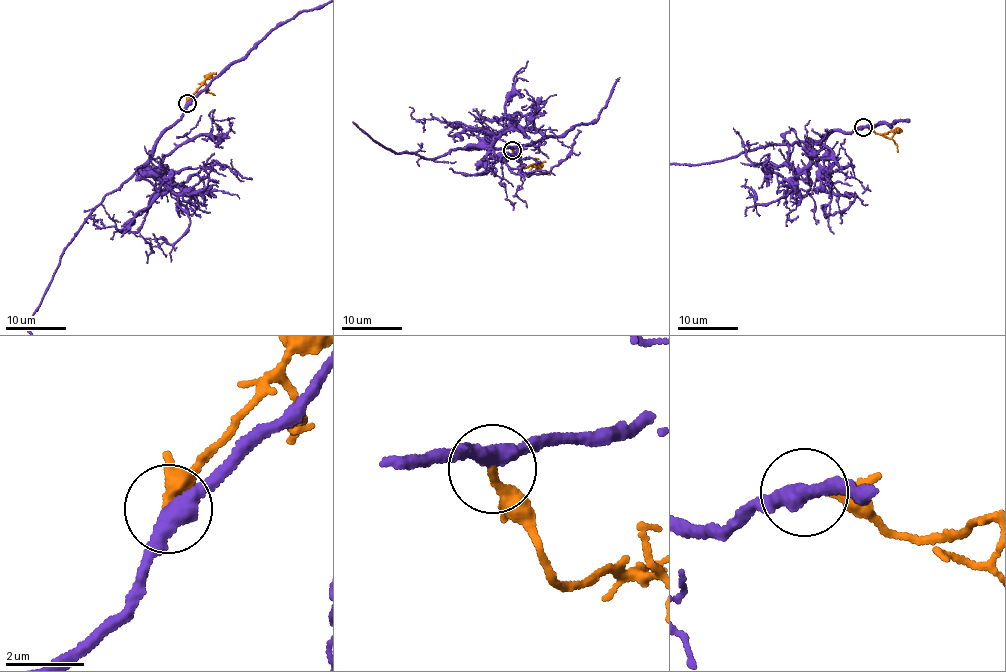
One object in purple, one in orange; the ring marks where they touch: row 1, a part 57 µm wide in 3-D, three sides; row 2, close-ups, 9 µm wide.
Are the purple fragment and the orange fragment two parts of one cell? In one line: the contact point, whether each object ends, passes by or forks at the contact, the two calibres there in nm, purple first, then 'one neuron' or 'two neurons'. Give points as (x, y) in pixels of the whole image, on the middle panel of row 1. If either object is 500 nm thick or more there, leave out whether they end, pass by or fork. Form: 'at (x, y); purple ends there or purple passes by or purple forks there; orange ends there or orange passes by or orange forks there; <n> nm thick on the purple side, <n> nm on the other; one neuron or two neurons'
at (512, 150); purple passes by; orange ends there; 400 nm thick on the purple side, 220 nm on the other; two neurons

